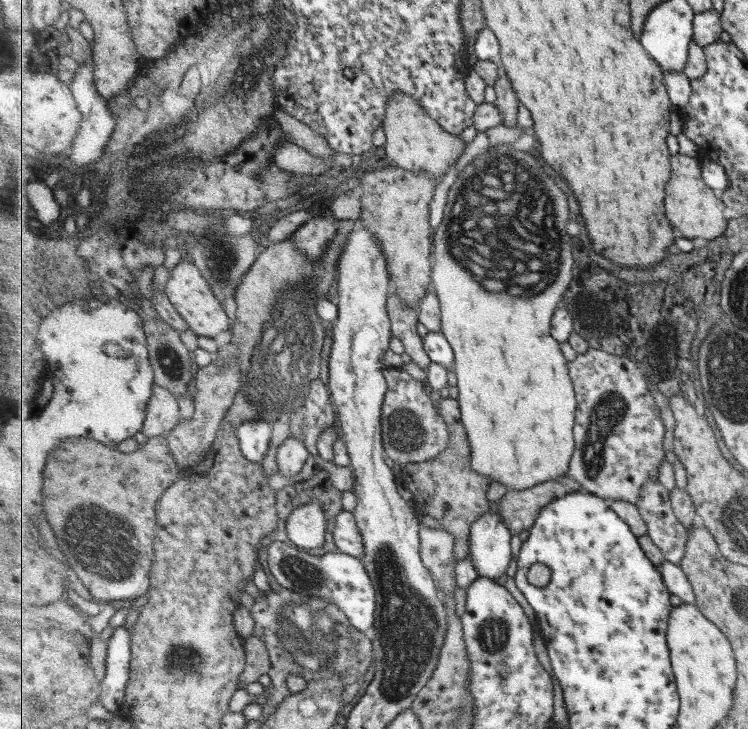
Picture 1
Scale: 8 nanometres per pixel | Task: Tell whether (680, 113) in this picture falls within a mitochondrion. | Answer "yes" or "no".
no

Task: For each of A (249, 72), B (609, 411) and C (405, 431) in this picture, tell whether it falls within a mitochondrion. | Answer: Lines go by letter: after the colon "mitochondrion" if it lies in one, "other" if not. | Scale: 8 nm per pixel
A: mitochondrion
B: mitochondrion
C: mitochondrion

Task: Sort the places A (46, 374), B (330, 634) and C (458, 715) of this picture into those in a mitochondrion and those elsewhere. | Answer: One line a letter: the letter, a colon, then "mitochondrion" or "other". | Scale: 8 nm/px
A: other
B: other
C: mitochondrion

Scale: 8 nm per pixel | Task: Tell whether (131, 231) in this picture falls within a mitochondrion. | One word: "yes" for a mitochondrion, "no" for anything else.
no

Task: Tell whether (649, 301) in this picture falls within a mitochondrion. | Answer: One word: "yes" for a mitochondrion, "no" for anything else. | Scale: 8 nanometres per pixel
no

